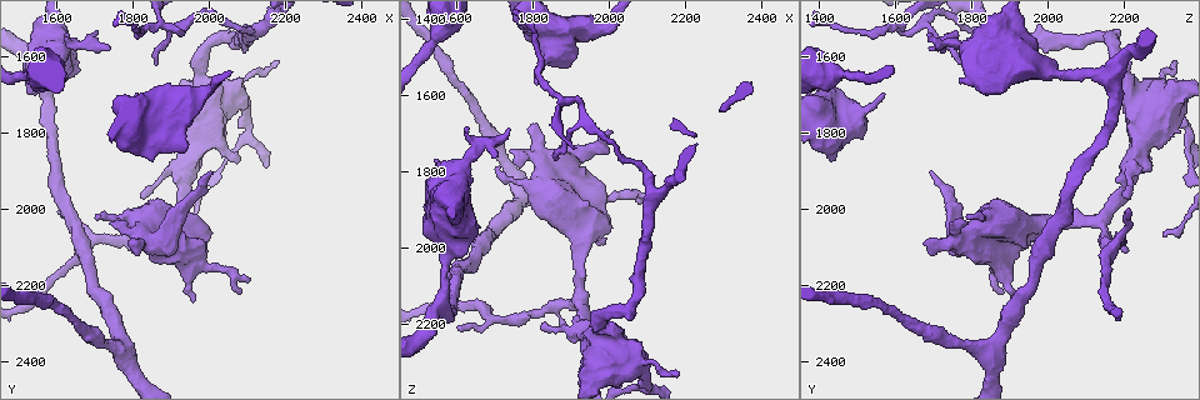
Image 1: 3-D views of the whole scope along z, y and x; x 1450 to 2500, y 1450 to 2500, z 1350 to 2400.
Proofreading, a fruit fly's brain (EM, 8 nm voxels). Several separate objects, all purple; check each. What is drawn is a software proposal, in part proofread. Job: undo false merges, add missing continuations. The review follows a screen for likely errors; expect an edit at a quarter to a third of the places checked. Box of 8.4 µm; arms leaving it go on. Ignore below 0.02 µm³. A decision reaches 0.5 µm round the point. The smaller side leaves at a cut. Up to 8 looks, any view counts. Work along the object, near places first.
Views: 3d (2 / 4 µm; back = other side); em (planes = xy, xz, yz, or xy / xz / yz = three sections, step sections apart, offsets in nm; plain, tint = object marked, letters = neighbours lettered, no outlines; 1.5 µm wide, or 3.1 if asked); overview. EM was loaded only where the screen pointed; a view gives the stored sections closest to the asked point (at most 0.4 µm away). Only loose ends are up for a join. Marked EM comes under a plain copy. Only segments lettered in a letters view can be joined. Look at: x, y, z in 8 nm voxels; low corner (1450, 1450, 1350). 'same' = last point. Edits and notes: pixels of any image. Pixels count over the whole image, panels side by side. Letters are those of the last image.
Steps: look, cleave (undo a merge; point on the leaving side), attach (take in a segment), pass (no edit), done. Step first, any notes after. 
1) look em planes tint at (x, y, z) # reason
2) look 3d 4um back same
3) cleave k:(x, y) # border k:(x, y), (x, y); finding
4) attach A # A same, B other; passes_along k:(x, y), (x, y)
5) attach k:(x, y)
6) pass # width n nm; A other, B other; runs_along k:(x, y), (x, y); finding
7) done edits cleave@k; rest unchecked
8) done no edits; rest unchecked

look 3d 4um at (1810, 1700, 1565) # free end

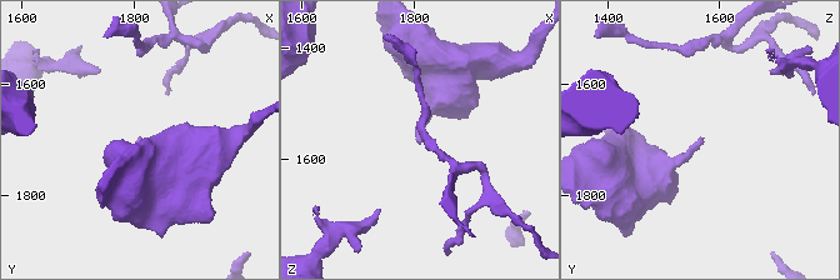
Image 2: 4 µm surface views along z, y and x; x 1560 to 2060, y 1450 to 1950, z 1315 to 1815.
look em yz step 4 tint at (1810, 1705, 1570) # shape alone is not enough

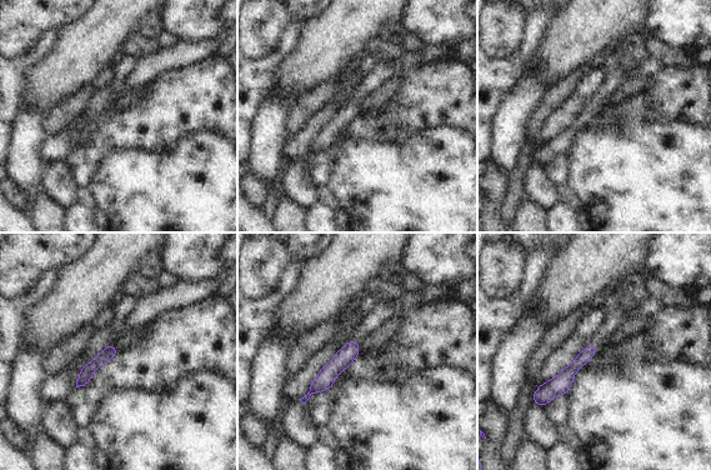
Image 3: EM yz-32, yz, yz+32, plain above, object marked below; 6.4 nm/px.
look em planes letters same # another direction

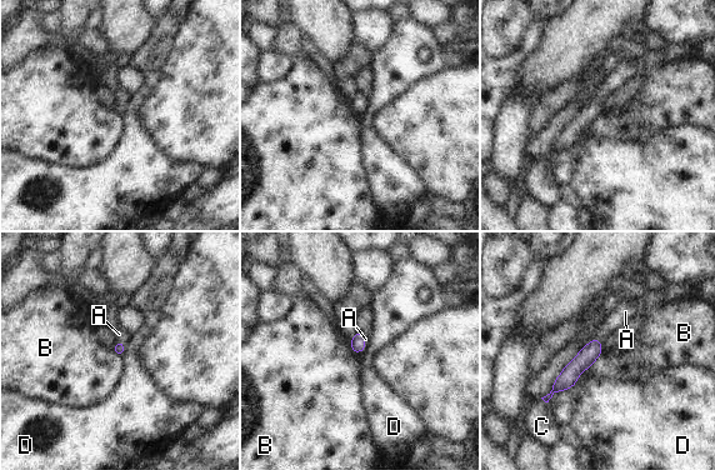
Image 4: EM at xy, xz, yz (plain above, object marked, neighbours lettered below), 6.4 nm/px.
attach A # A same, B other, C other, D other; passes_along 4:(585, 358), (600, 344), (616, 319); it goes on there

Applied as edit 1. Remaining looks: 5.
look em xy step 4 tint at (1625, 1535, 1675) # an open end

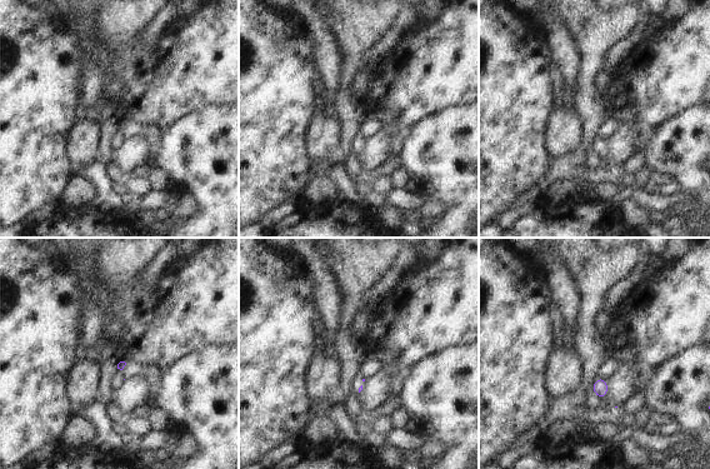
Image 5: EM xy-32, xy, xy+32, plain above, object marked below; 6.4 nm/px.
look em planes tint same

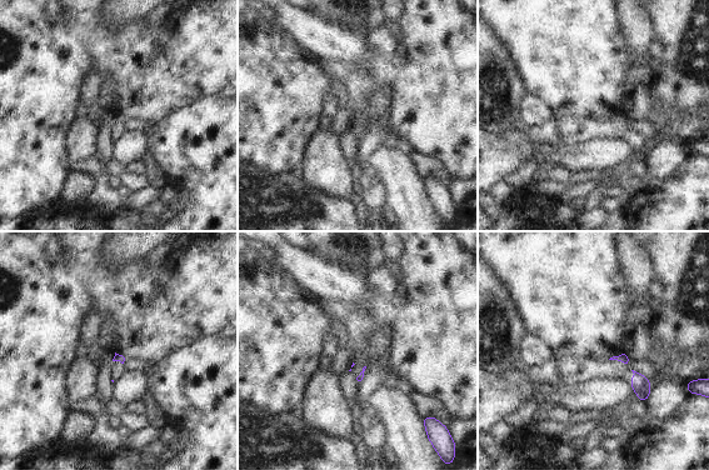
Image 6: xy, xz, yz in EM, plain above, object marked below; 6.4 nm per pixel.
look em planes letters same

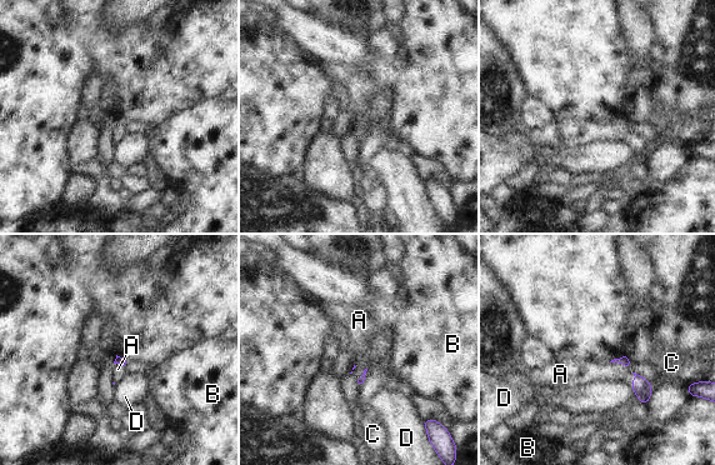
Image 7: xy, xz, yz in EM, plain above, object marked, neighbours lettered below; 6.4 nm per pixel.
attach A # A same, B other, C other, D other; passes_along 7:(624, 360), (619, 363), (581, 373); the neuron continues

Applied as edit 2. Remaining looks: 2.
done edits attach@4, attach@7; rest unchecked

